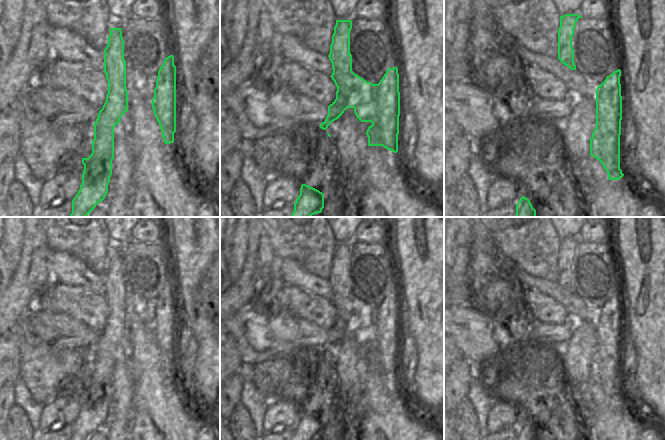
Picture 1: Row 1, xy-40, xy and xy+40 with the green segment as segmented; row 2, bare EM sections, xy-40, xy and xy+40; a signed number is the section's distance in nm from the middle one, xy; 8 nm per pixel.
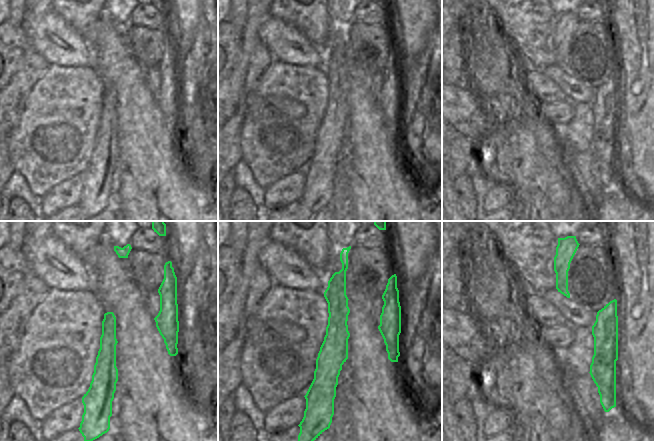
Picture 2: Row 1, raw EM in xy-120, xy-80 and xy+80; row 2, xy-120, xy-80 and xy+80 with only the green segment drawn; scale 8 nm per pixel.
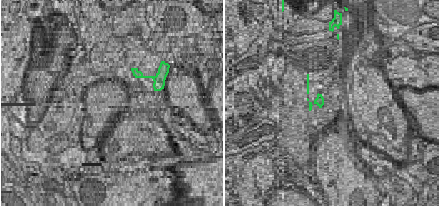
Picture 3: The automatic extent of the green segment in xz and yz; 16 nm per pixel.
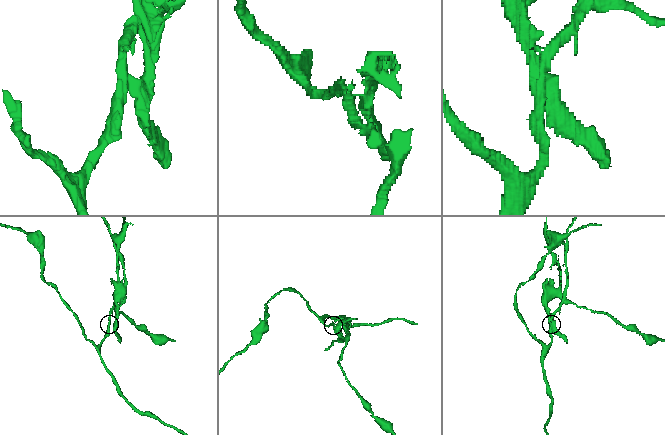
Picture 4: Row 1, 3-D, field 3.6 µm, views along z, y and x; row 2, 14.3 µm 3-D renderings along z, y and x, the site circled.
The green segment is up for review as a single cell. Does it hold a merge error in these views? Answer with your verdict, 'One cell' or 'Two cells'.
Two cells

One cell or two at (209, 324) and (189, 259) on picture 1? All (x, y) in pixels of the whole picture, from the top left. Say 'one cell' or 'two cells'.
one cell

